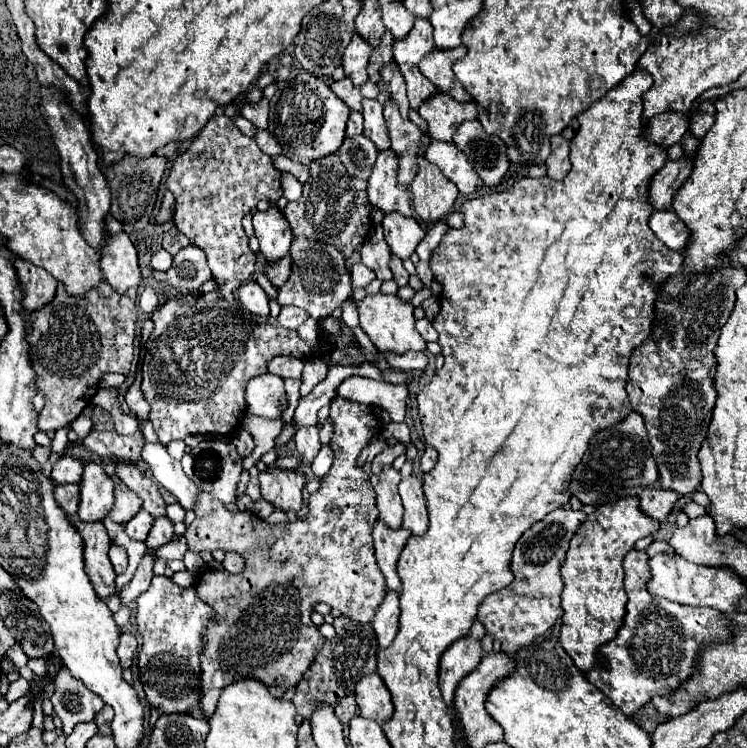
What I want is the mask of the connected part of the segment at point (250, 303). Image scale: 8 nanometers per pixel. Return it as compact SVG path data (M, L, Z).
M253 280L245 282L239 288L239 300L249 312L253 312L253 314L257 314L261 318L269 316L269 298L267 298L265 290L257 282L253 282Z

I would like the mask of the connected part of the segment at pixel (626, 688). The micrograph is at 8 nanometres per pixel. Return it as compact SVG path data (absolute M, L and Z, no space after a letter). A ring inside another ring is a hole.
M631 550L625 556L625 592L629 596L625 622L617 638L601 648L607 668L595 666L587 674L587 680L605 696L609 696L623 714L635 714L653 696L673 694L673 690L677 690L679 684L693 674L697 650L701 646L731 640L729 622L721 616L721 612L711 608L683 606L659 596L651 596L647 590L647 582L651 578L647 560L649 556L645 550Z

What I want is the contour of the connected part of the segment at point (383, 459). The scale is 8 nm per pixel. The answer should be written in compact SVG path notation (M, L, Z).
M393 444L393 446L387 446L381 454L377 454L371 462L371 472L377 476L379 474L379 464L385 466L385 464L393 464L393 460L399 456L399 454L405 454L405 446L403 444Z

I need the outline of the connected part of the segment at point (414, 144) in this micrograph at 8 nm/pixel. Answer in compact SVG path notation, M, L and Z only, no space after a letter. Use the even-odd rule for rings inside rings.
M391 98L385 100L383 108L385 108L385 122L389 128L389 136L391 136L391 148L399 154L397 180L403 186L407 186L417 174L417 156L419 156L423 132L411 120L401 118L397 104L393 104Z

